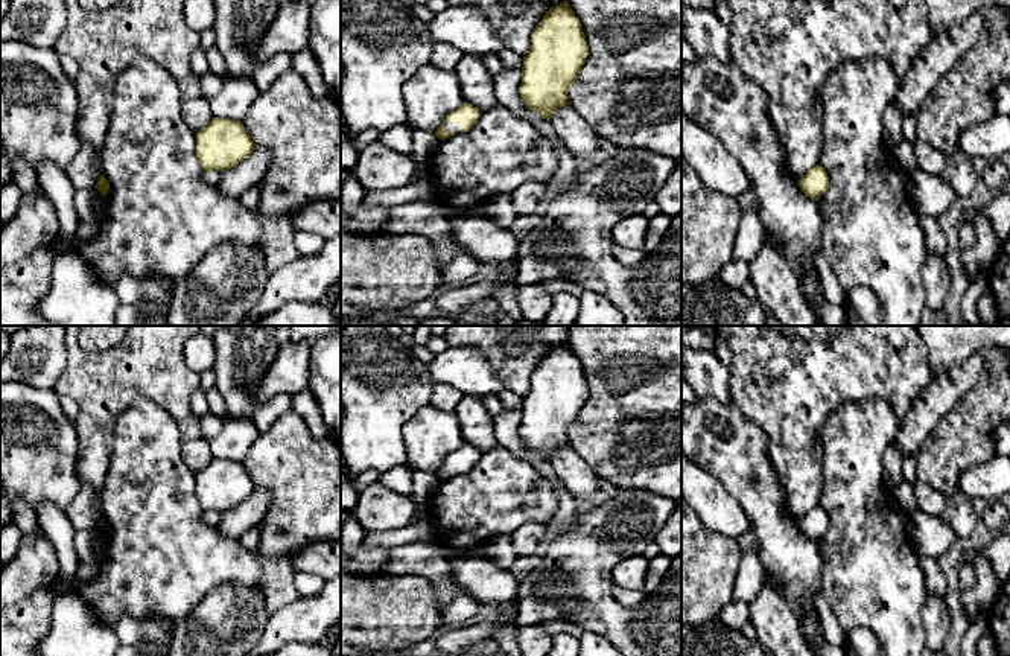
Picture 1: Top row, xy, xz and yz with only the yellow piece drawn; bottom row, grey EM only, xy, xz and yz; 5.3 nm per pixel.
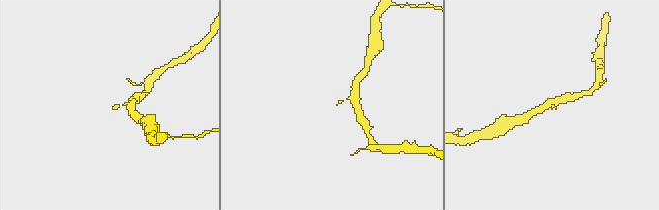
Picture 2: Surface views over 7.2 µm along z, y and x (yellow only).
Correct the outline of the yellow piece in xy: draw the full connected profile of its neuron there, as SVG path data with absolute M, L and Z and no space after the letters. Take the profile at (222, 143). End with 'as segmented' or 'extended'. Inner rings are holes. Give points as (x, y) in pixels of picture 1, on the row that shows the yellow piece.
M213 117L196 132L196 158L204 172L228 170L254 149L254 142L240 120Z; as segmented

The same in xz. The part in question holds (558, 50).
M567 0L551 8L531 35L531 50L523 56L520 97L525 105L548 122L563 105L567 105L569 87L576 81L589 55L589 46L580 18Z; as segmented

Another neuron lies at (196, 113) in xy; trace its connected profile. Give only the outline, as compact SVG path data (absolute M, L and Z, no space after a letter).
M202 94L195 99L183 100L181 114L193 132L201 131L213 119L208 100Z

